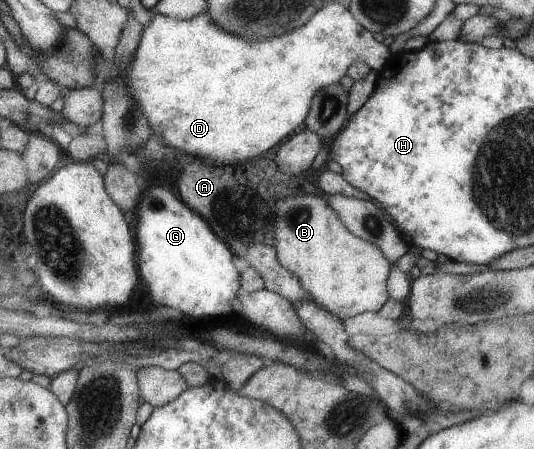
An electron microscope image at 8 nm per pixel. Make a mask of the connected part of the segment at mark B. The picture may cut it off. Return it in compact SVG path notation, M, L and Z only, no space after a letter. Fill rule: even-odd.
M324 195L283 198L278 201L275 212L274 247L279 263L300 279L314 303L345 322L355 316L382 309L382 305L388 301L386 279L390 279L391 264L378 246L357 237L343 225L342 219L327 205Z

